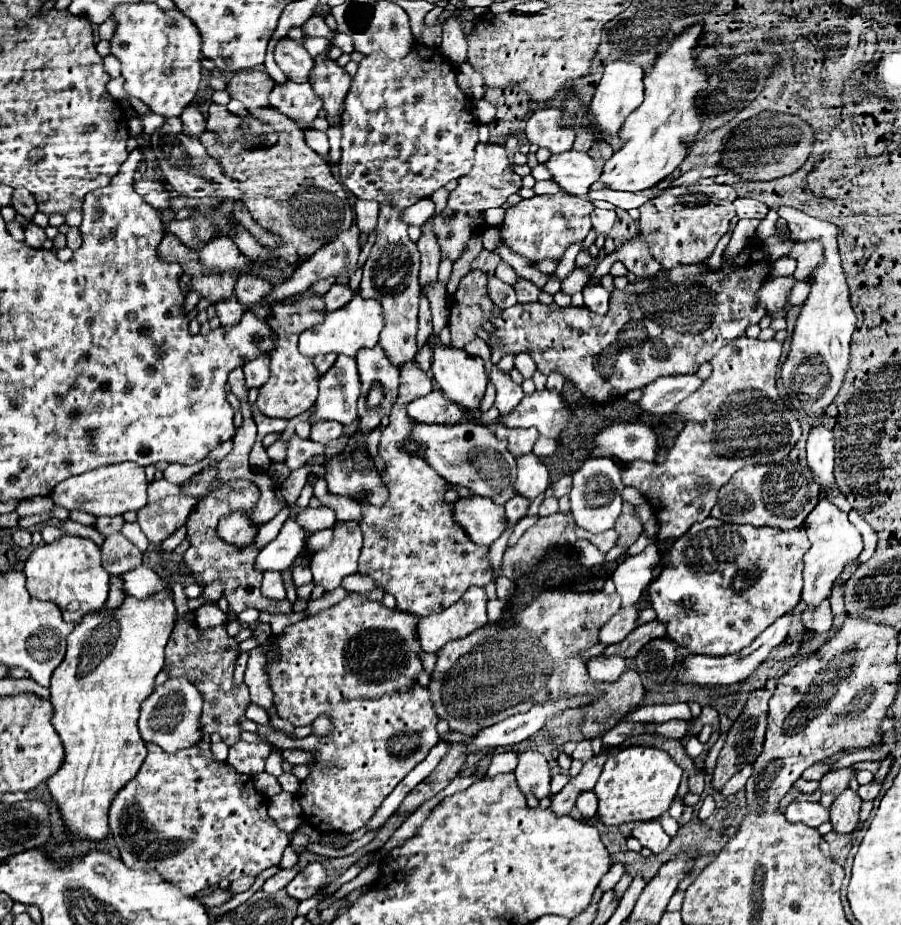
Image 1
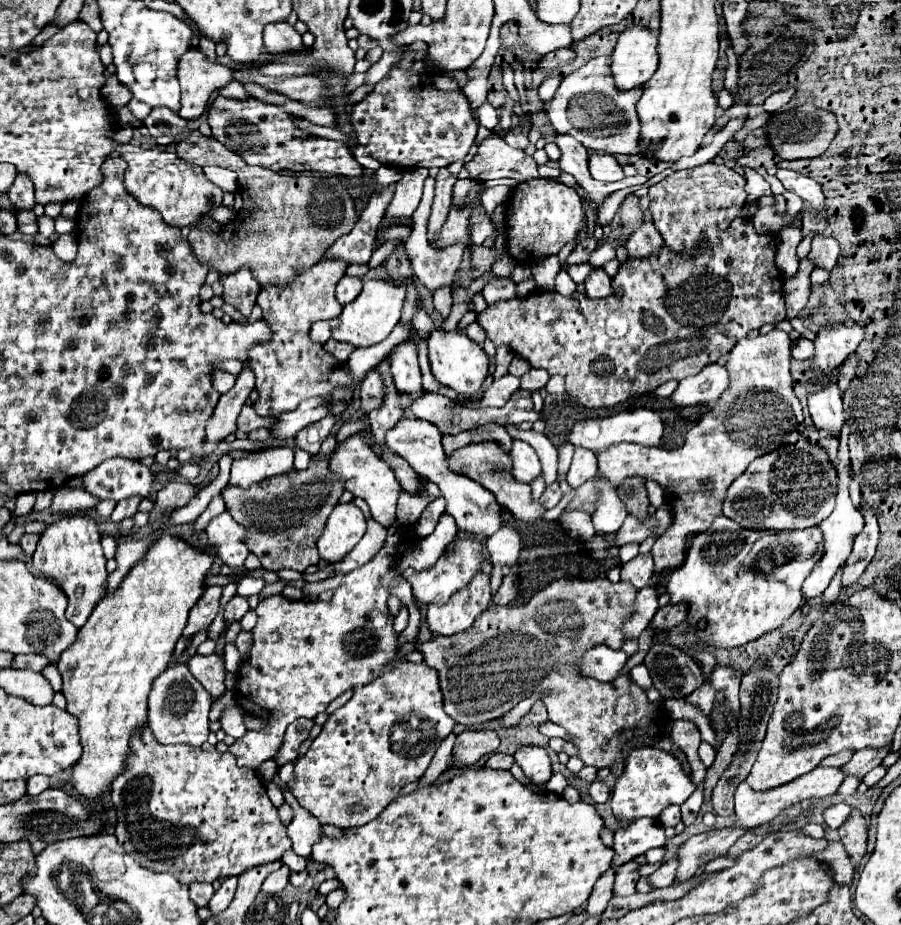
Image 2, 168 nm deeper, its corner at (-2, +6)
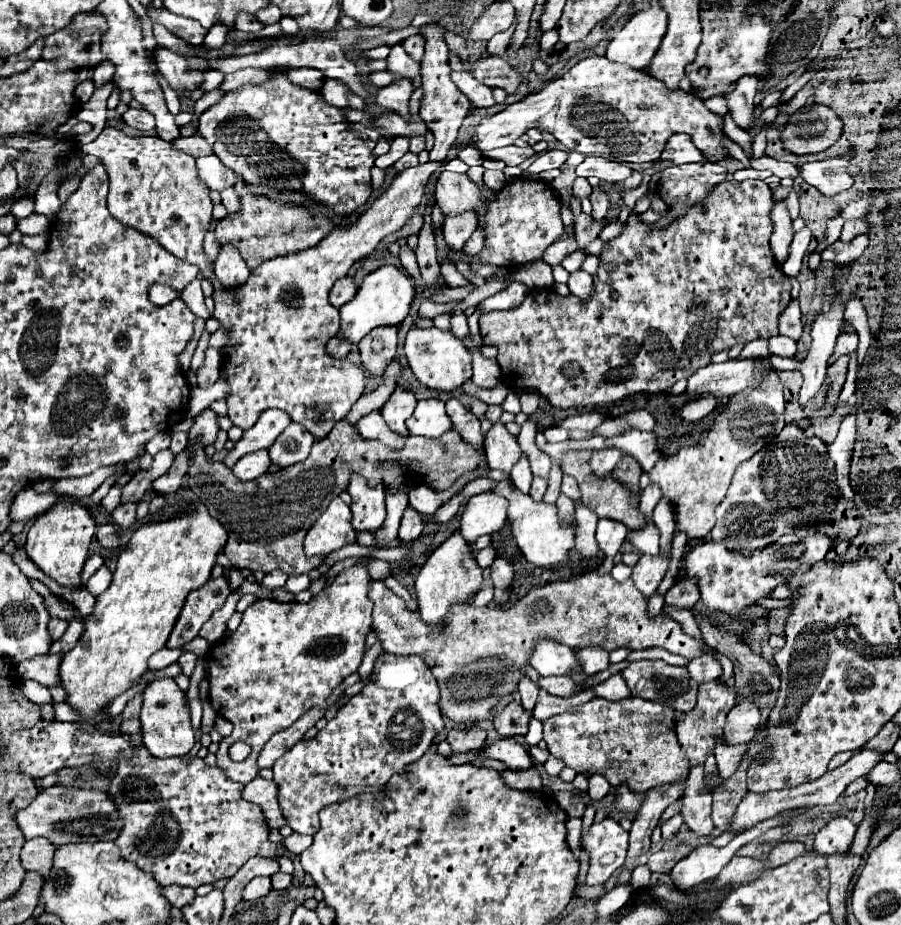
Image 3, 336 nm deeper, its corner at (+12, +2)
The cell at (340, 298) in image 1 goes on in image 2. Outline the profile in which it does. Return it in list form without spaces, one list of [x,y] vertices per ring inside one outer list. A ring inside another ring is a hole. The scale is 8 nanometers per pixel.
[[[343,276],[343,278],[339,280],[339,284],[337,284],[337,292],[335,292],[335,296],[337,296],[337,302],[339,302],[339,304],[353,302],[353,300],[359,296],[361,288],[363,288],[363,282],[361,282],[361,278]]]

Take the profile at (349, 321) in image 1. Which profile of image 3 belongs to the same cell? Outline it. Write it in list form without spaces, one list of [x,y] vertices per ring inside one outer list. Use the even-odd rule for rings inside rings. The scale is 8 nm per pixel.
[[[391,264],[381,266],[369,276],[365,276],[363,286],[355,294],[355,298],[339,308],[341,312],[339,334],[351,344],[357,344],[363,340],[363,336],[367,336],[377,326],[397,326],[407,318],[413,298],[415,298],[415,286],[411,278],[405,276],[397,266],[391,266]]]

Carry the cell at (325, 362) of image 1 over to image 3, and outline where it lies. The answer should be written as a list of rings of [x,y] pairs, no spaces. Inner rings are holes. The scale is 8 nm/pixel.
[[[335,336],[335,338],[331,338],[327,342],[327,354],[333,356],[333,358],[339,358],[339,360],[347,358],[349,350],[351,350],[351,344],[345,342],[345,340],[341,340],[341,336]]]

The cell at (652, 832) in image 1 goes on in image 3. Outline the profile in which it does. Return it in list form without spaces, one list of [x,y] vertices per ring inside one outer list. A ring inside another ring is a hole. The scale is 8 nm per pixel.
[[[613,818],[591,824],[581,836],[581,848],[589,854],[587,884],[605,884],[611,874],[623,866],[627,856],[627,832]]]

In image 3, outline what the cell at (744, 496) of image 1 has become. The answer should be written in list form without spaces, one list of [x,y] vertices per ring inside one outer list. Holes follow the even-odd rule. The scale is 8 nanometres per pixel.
[[[787,424],[779,436],[757,452],[749,462],[743,462],[729,486],[727,498],[717,506],[717,524],[711,530],[711,540],[717,540],[729,548],[729,552],[753,552],[775,544],[785,534],[797,534],[799,538],[813,536],[821,524],[829,522],[839,500],[839,488],[835,482],[835,462],[827,454],[827,444],[817,436],[805,436],[797,424]]]

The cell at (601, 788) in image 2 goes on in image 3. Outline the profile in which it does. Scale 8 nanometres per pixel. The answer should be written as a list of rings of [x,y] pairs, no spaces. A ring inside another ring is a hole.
[[[593,774],[593,776],[589,778],[589,798],[591,798],[591,800],[601,800],[601,798],[605,798],[605,796],[609,794],[609,790],[611,790],[611,786],[607,784],[605,776]]]

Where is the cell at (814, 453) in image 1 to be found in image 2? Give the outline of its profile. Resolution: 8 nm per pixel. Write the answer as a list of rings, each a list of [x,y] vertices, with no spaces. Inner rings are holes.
[[[829,386],[809,396],[809,412],[817,430],[825,430],[829,436],[839,438],[843,428],[841,392],[837,386]]]

